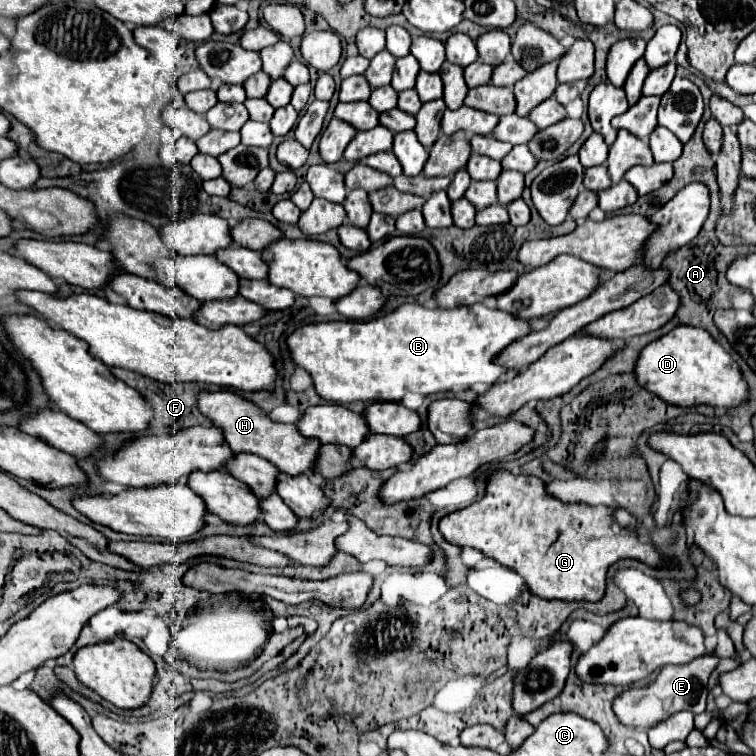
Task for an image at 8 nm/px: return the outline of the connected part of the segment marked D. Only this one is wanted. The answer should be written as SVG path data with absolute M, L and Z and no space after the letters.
M678 324L674 330L650 342L640 352L634 376L640 388L656 394L668 404L680 406L712 404L720 408L734 408L746 400L748 392L748 386L742 380L740 368L732 356L718 346L706 330L684 324Z

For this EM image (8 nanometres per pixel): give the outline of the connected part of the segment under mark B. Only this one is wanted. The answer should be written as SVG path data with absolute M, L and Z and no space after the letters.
M402 304L398 306L396 310L392 310L390 314L386 316L380 316L380 318L372 318L372 320L342 320L342 322L316 322L316 324L306 324L304 328L298 328L294 330L288 338L286 338L286 346L290 350L290 358L296 366L304 368L312 380L314 380L314 388L318 392L320 398L328 400L328 402L336 402L336 404L348 404L348 402L398 402L406 392L418 392L418 394L434 394L434 392L442 392L442 390L466 390L466 388L472 388L474 384L482 382L482 384L488 384L492 386L500 374L506 372L506 368L494 364L494 356L506 348L510 342L518 340L520 336L526 336L530 332L530 326L522 320L516 320L512 318L508 312L502 312L502 310L490 310L486 308L484 304L472 304L472 306L460 306L460 308L452 308L452 310L442 310L442 308L424 308L420 304Z

